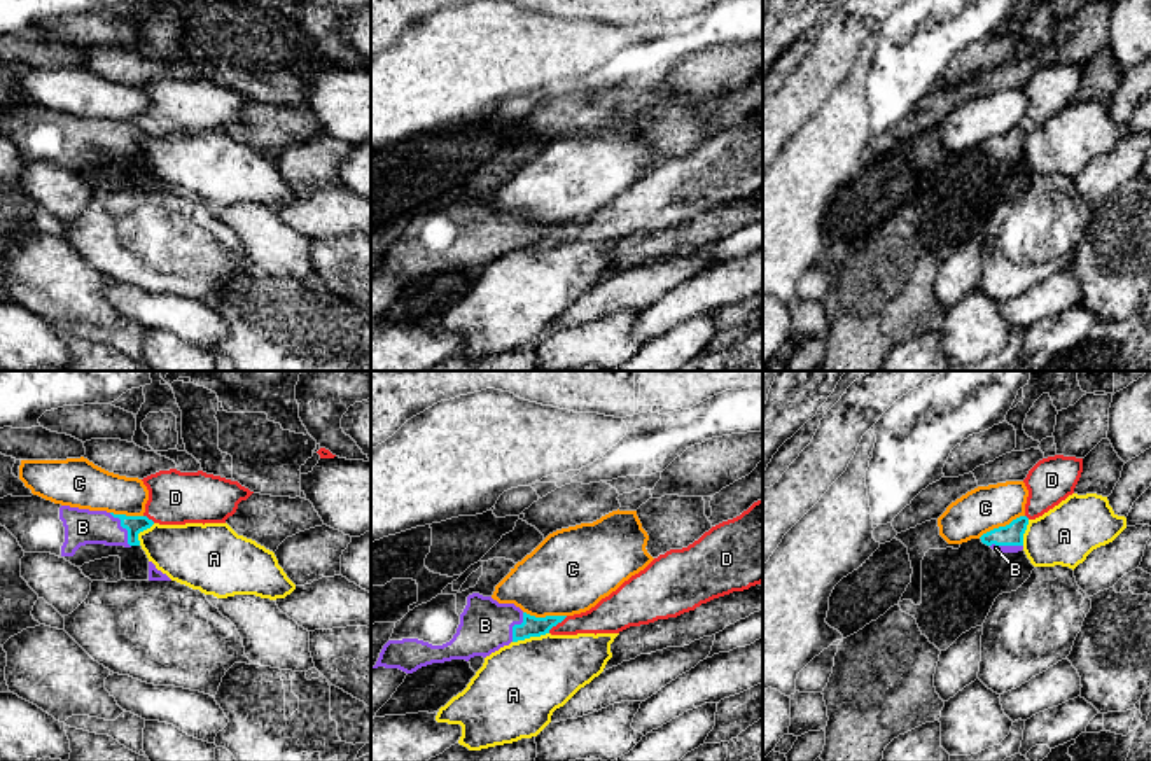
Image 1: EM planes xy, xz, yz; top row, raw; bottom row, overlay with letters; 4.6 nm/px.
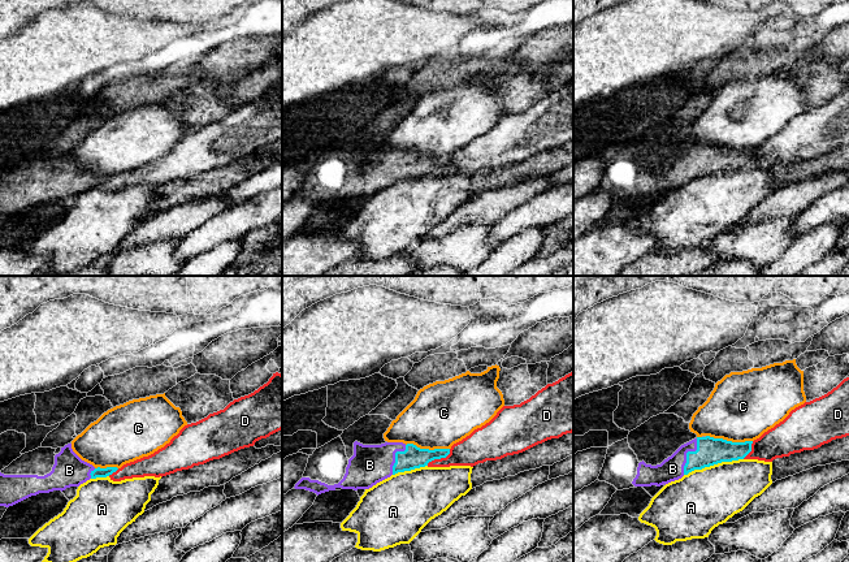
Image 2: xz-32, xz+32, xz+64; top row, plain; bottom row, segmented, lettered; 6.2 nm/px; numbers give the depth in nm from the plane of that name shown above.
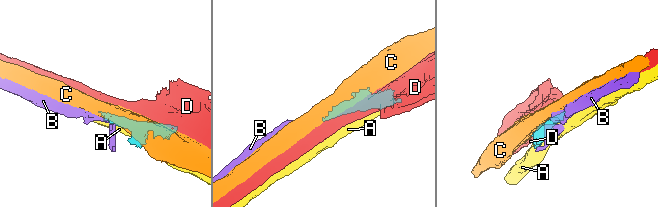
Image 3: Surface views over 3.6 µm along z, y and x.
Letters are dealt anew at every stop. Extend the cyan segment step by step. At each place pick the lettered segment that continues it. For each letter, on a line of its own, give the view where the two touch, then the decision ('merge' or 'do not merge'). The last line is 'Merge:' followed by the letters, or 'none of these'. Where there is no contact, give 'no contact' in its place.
A: contact in xz; do not merge
B: contact in xy; merge
C: contact in yz; do not merge
D: contact in xz; do not merge
Merge: B

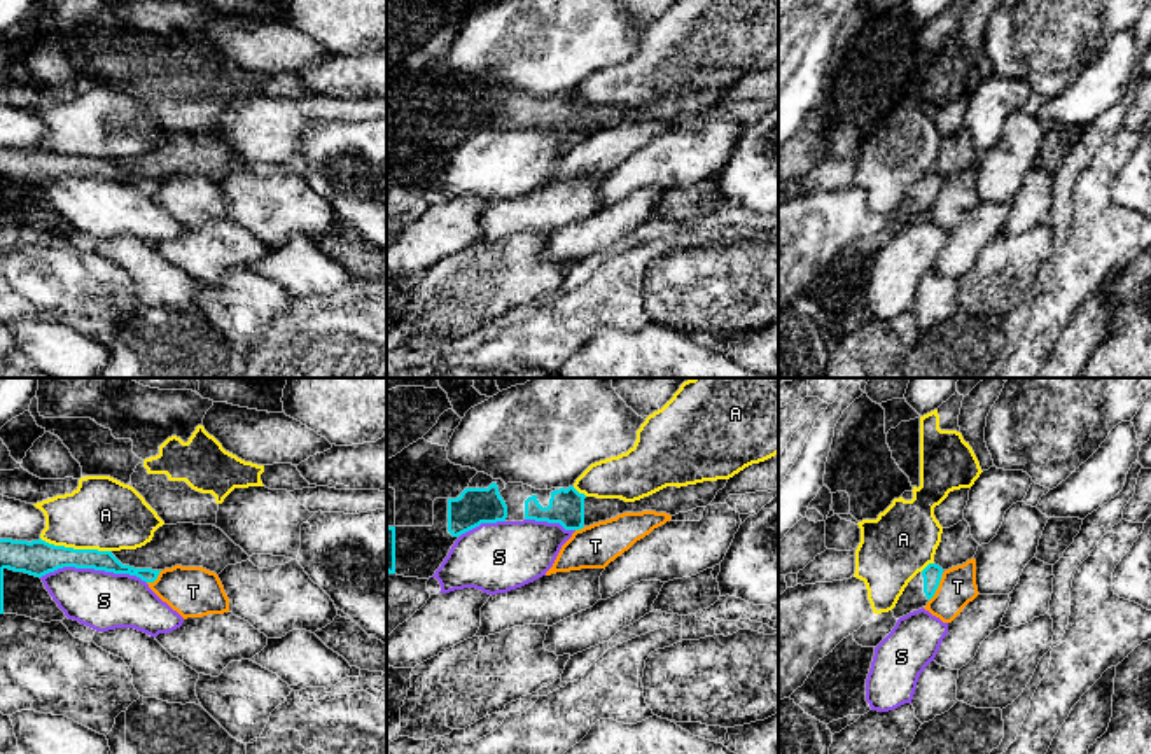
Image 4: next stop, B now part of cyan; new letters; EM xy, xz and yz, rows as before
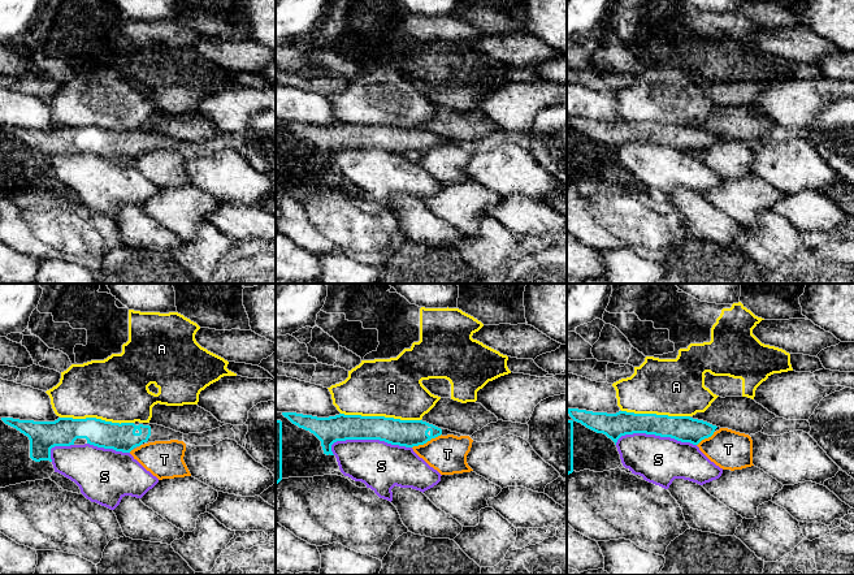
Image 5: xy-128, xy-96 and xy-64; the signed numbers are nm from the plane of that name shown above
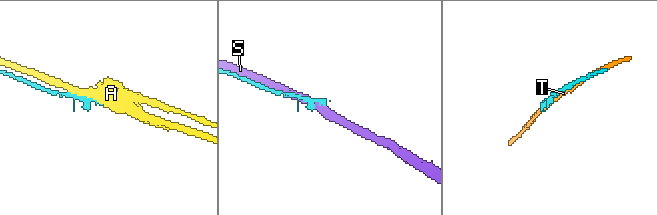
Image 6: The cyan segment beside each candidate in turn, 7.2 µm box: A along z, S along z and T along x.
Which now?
A: contact in xy; do not merge
S: contact in xy; do not merge
T: contact in yz; do not merge
Merge: none of these

